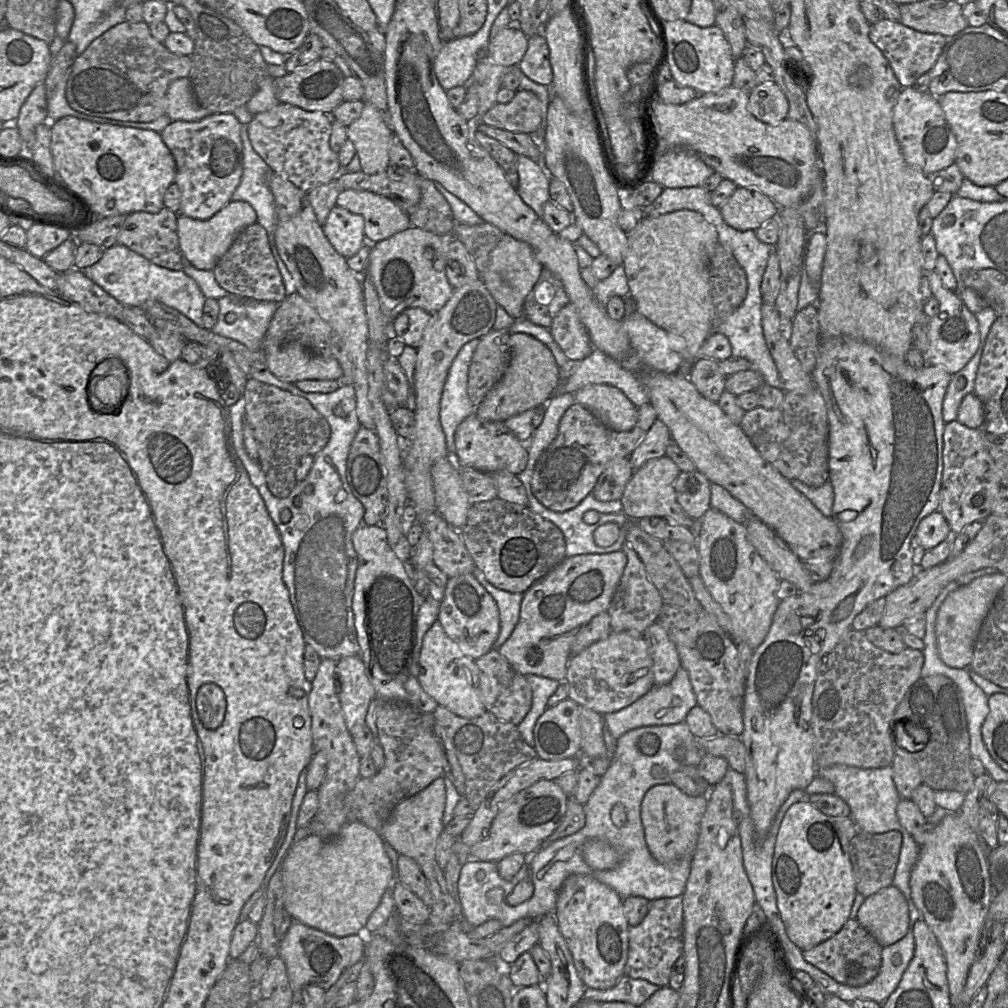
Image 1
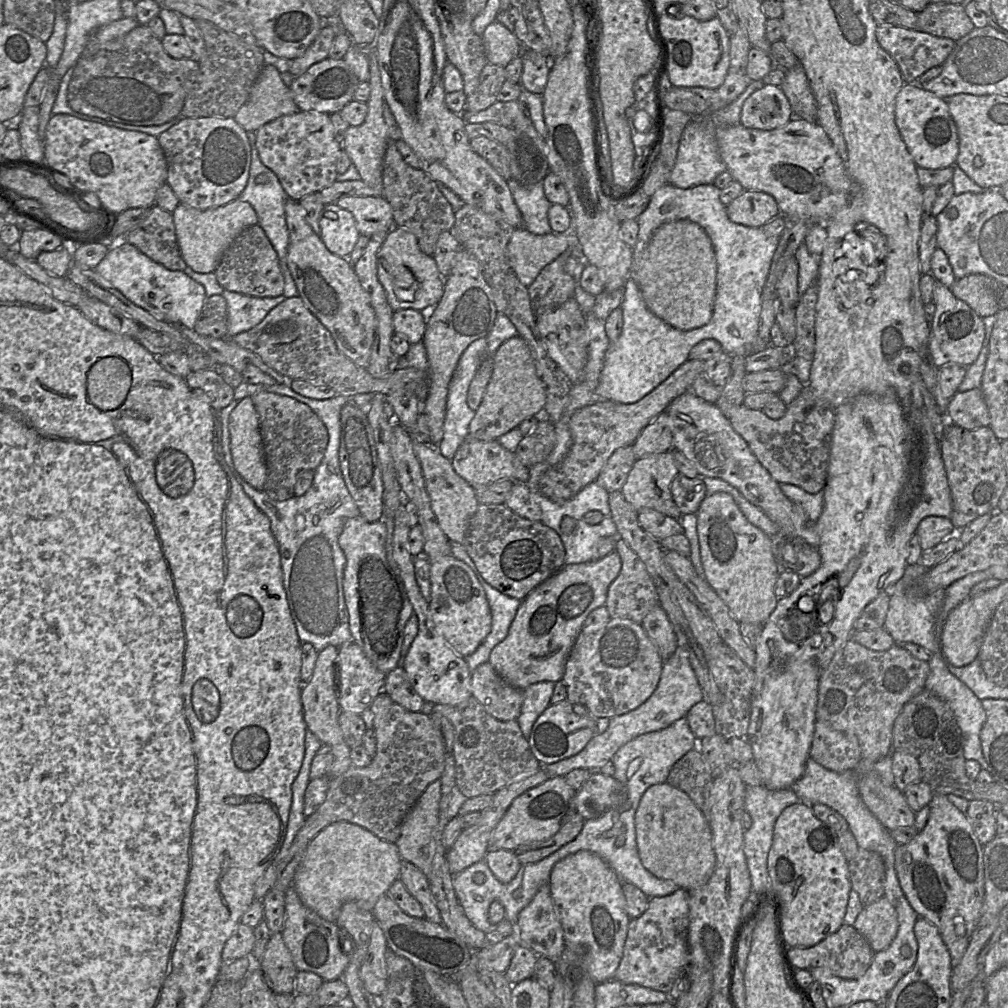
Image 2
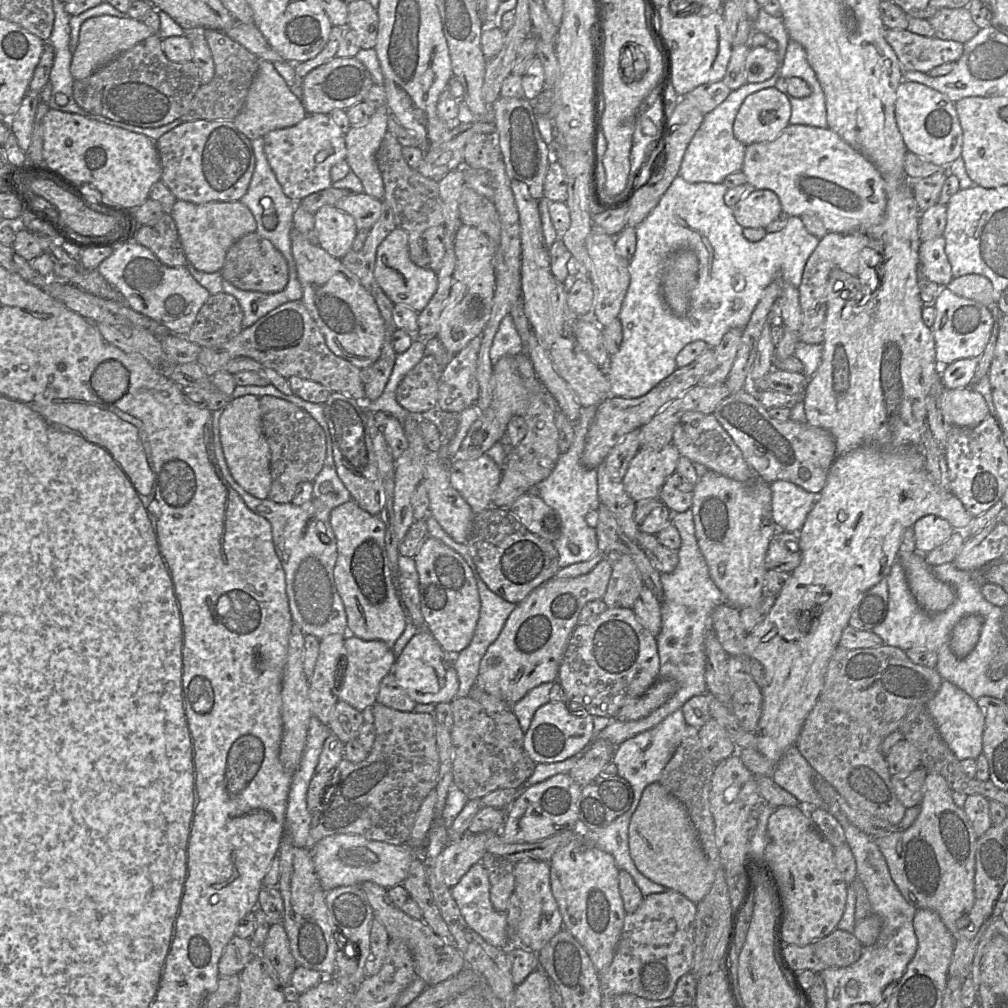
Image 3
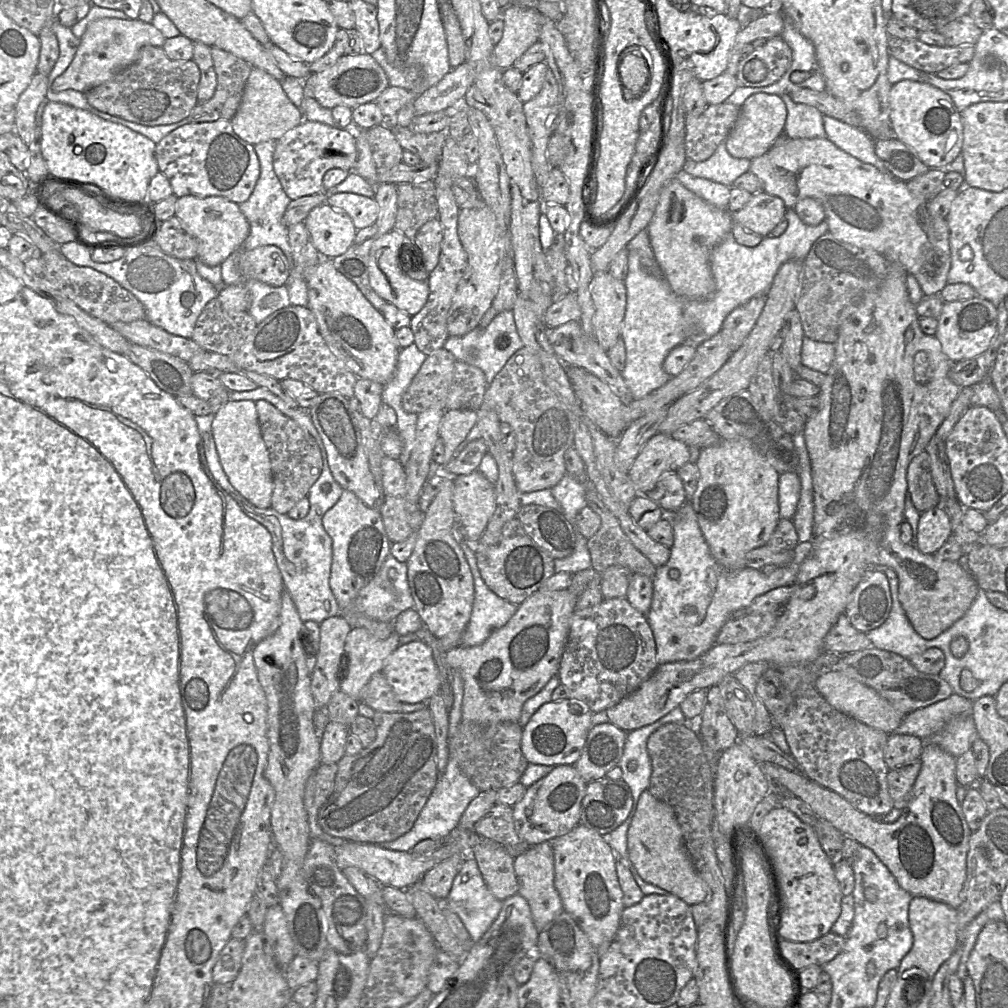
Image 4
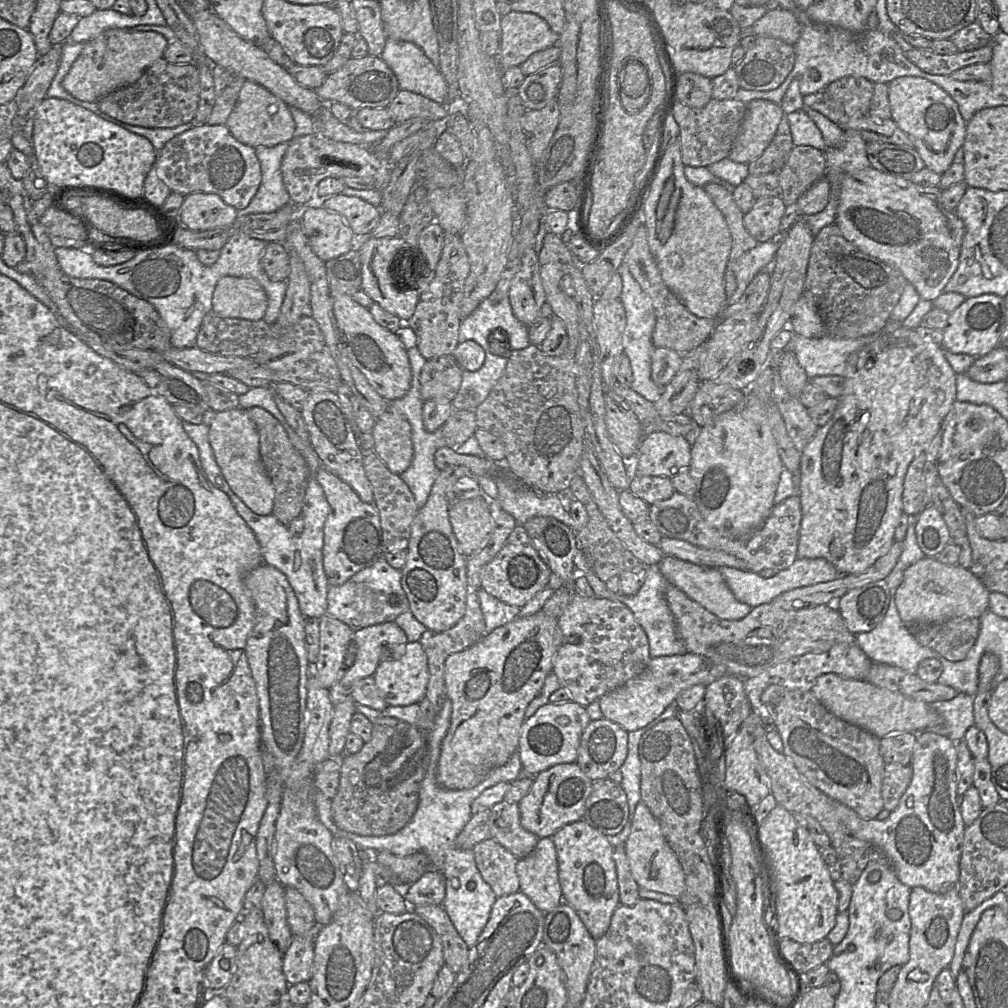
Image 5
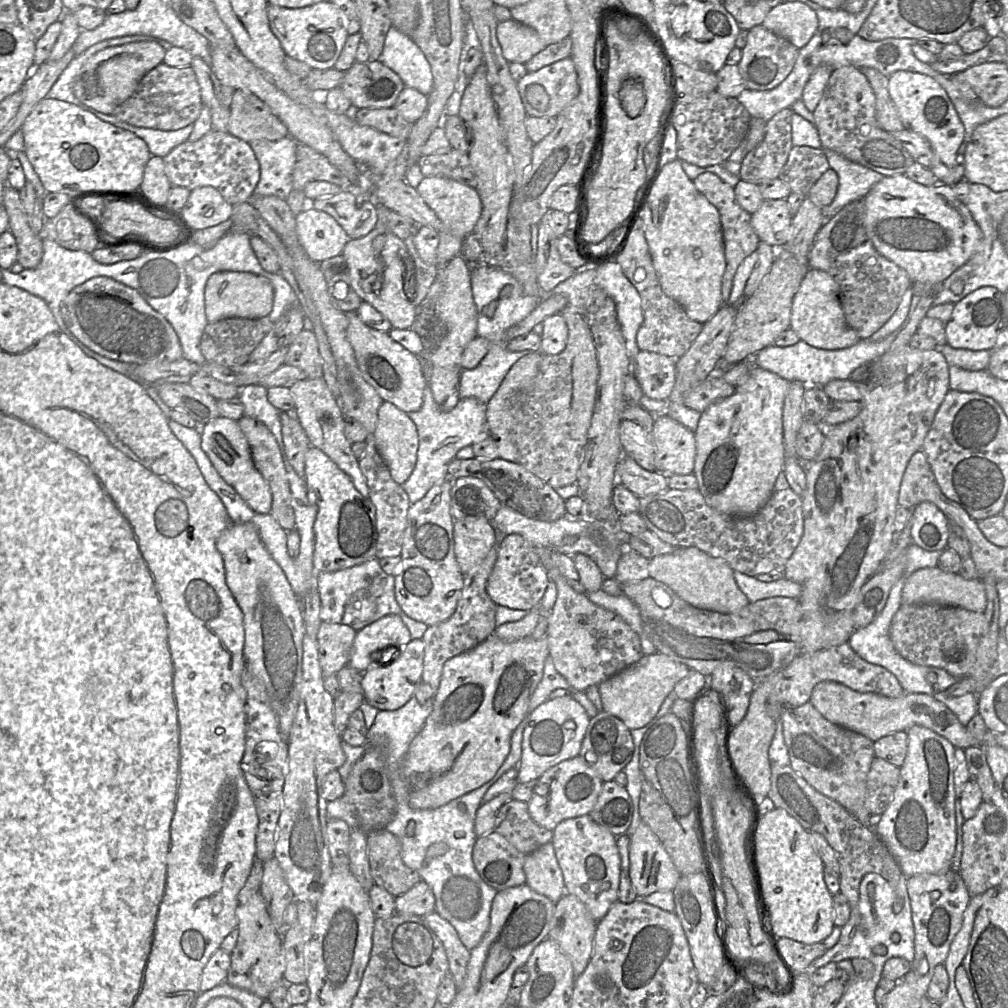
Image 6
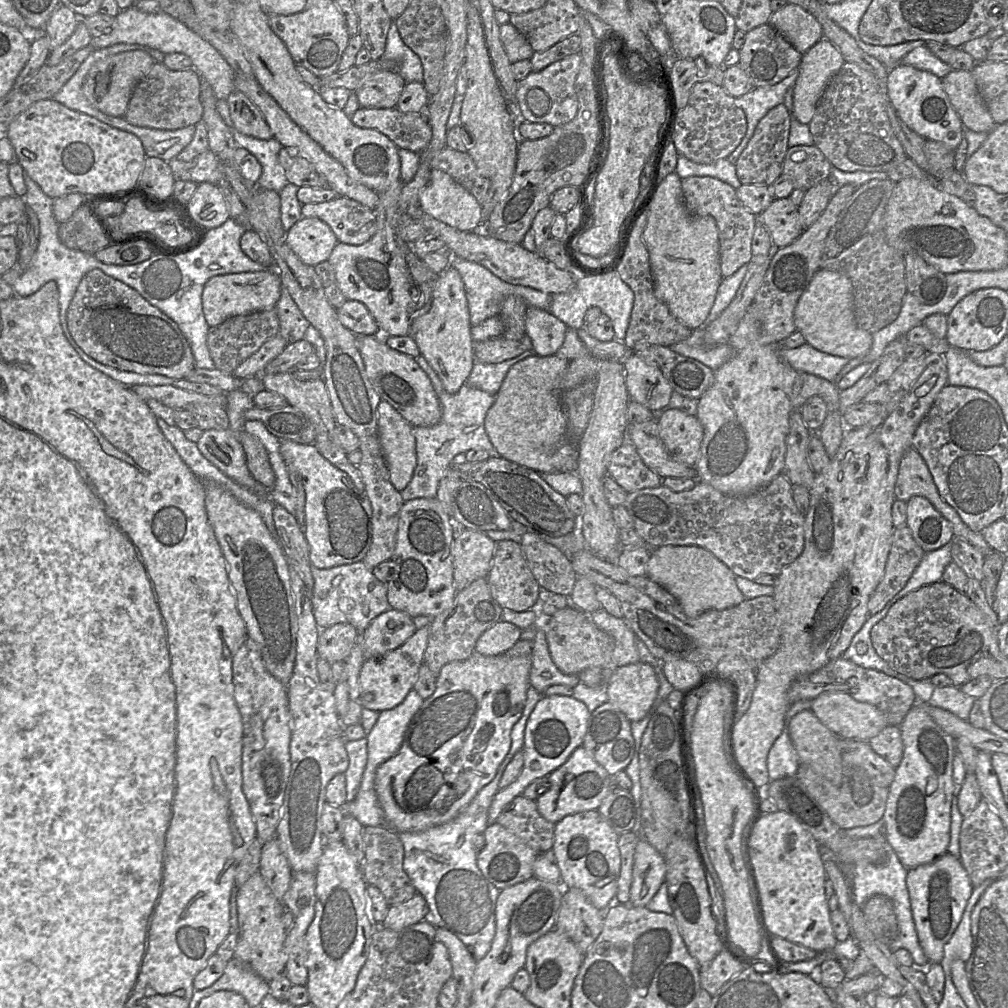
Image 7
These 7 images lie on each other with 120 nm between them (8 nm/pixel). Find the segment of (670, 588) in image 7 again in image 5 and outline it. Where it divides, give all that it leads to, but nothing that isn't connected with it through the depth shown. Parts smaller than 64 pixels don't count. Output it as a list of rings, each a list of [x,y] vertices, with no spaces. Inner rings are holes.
[[[663,556],[658,567],[671,585],[721,619],[740,620],[752,609],[748,604],[739,602],[735,598],[717,568],[697,565],[672,556]]]

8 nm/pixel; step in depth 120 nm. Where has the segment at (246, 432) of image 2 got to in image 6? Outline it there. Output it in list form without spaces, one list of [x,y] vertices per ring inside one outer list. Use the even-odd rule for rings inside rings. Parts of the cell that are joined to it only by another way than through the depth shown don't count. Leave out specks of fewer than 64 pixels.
[[[222,416],[209,421],[201,435],[201,448],[209,457],[218,474],[253,511],[260,514],[271,513],[271,489],[256,469],[250,445],[237,421]]]

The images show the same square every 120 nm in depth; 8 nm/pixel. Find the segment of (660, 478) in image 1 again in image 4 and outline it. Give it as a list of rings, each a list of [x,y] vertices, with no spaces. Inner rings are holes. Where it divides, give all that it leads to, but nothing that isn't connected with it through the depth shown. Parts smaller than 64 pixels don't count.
[[[657,433],[642,447],[631,465],[628,475],[636,491],[645,495],[658,480],[668,473],[677,473],[683,465],[690,461],[690,447],[684,442],[674,439],[670,434]]]

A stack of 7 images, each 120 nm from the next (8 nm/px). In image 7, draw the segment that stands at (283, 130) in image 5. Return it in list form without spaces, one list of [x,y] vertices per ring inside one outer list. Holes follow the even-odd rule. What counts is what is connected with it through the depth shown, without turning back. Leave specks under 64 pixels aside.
[[[233,90],[226,102],[237,131],[262,140],[273,138],[271,129],[261,111],[244,93]]]

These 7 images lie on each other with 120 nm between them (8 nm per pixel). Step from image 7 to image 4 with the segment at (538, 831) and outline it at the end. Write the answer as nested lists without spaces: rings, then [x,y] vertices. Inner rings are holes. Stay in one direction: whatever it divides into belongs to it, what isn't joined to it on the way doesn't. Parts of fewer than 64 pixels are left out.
[[[494,804],[494,806],[475,823],[473,830],[481,837],[503,846],[513,854],[513,857],[530,847],[530,845],[526,845],[521,841],[516,833],[513,808],[507,805]]]

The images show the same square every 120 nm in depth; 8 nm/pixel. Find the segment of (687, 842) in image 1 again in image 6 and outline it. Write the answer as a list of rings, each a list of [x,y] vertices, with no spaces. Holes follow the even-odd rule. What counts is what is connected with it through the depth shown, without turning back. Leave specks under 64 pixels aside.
[[[642,821],[630,836],[629,874],[637,898],[648,896],[656,891],[673,891],[682,876],[659,838]]]

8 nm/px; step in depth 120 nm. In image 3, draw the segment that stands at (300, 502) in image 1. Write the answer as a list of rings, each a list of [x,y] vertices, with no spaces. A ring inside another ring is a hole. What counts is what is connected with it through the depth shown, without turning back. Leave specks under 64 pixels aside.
[[[271,384],[267,386],[236,386],[231,399],[245,395],[254,395],[258,398],[270,395],[287,400],[306,410],[319,423],[325,433],[326,459],[322,470],[313,481],[310,501],[301,506],[296,506],[292,502],[275,503],[269,498],[255,498],[234,480],[225,460],[220,440],[221,409],[212,411],[213,445],[216,461],[226,481],[239,494],[246,506],[271,524],[275,551],[285,572],[286,592],[294,623],[301,628],[305,635],[313,635],[319,640],[331,634],[348,635],[345,608],[334,582],[334,567],[338,554],[336,538],[330,524],[330,513],[334,508],[352,500],[352,497],[336,471],[332,438],[324,416],[324,406],[323,404],[305,401],[294,393],[284,394]]]

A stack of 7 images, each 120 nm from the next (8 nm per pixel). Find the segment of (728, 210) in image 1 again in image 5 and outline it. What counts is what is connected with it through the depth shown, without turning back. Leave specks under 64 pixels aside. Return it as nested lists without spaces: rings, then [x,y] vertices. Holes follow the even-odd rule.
[[[781,197],[756,198],[753,207],[744,214],[744,225],[760,243],[777,238],[781,234],[781,220],[786,204]]]

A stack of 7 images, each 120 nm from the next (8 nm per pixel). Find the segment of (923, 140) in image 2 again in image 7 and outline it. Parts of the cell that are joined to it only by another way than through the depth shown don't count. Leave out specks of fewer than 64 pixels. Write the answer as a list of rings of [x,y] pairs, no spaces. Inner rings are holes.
[[[898,64],[888,71],[887,97],[900,119],[912,131],[926,140],[941,142],[952,151],[958,147],[963,138],[963,125],[939,77],[910,65]]]

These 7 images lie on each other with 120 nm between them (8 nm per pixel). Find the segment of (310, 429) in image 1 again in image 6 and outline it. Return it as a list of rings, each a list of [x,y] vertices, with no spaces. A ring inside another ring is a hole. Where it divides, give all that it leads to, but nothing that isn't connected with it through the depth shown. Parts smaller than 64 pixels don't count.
[[[244,415],[237,422],[248,440],[251,448],[252,459],[256,469],[261,473],[271,489],[272,516],[287,532],[295,530],[295,513],[292,507],[290,484],[284,460],[275,436],[264,423],[256,419]]]

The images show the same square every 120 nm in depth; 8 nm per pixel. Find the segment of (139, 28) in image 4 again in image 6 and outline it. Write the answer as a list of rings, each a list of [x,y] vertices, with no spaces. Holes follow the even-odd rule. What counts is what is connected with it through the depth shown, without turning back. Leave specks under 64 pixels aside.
[[[132,42],[105,48],[91,56],[75,78],[74,95],[97,111],[113,115],[136,90],[142,77],[163,62],[166,50],[156,42]]]

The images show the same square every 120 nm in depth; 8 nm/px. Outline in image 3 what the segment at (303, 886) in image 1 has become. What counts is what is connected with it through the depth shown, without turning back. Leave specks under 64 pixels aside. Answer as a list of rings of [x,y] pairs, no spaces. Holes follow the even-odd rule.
[[[338,834],[321,839],[311,848],[311,857],[324,892],[341,886],[358,885],[370,881],[386,889],[402,884],[412,860],[421,857],[407,845],[391,845],[371,841],[360,835]]]

